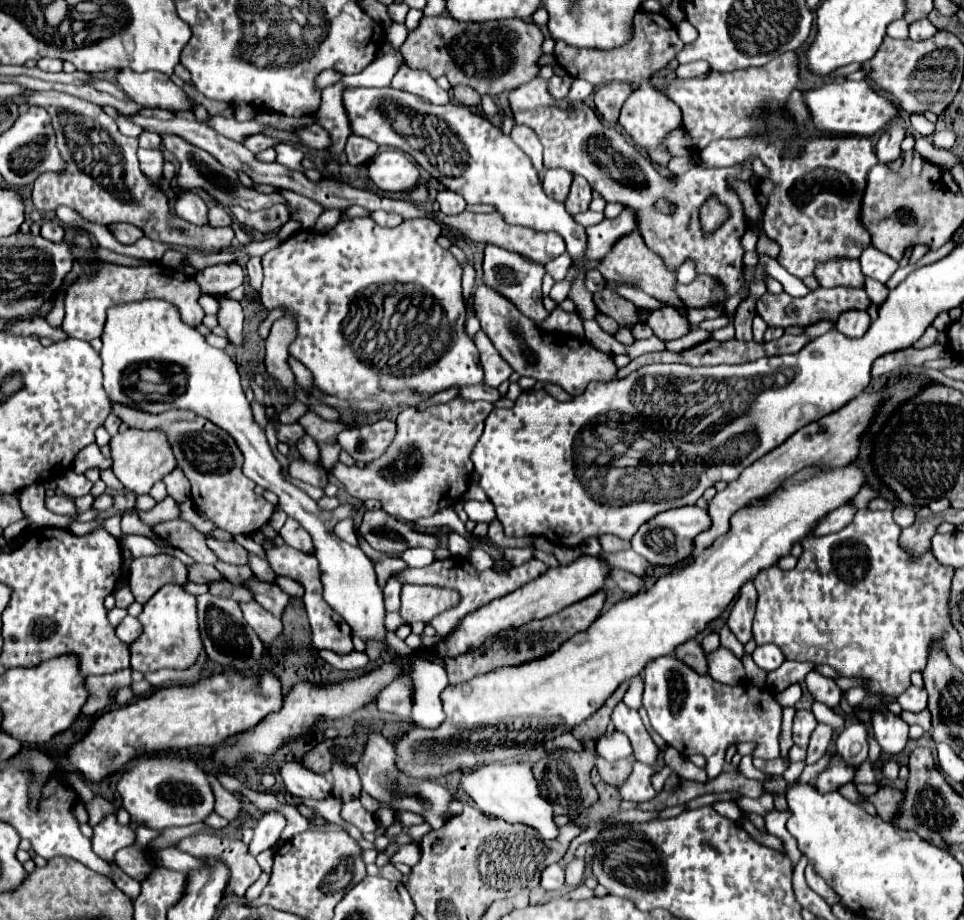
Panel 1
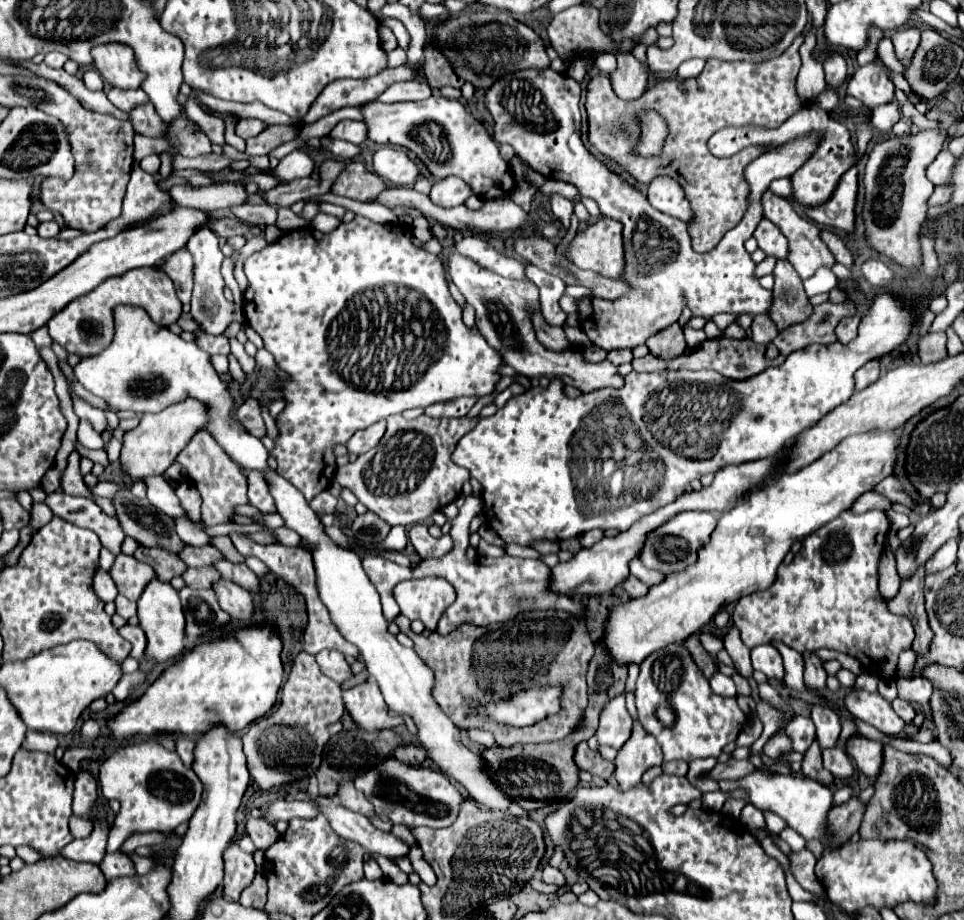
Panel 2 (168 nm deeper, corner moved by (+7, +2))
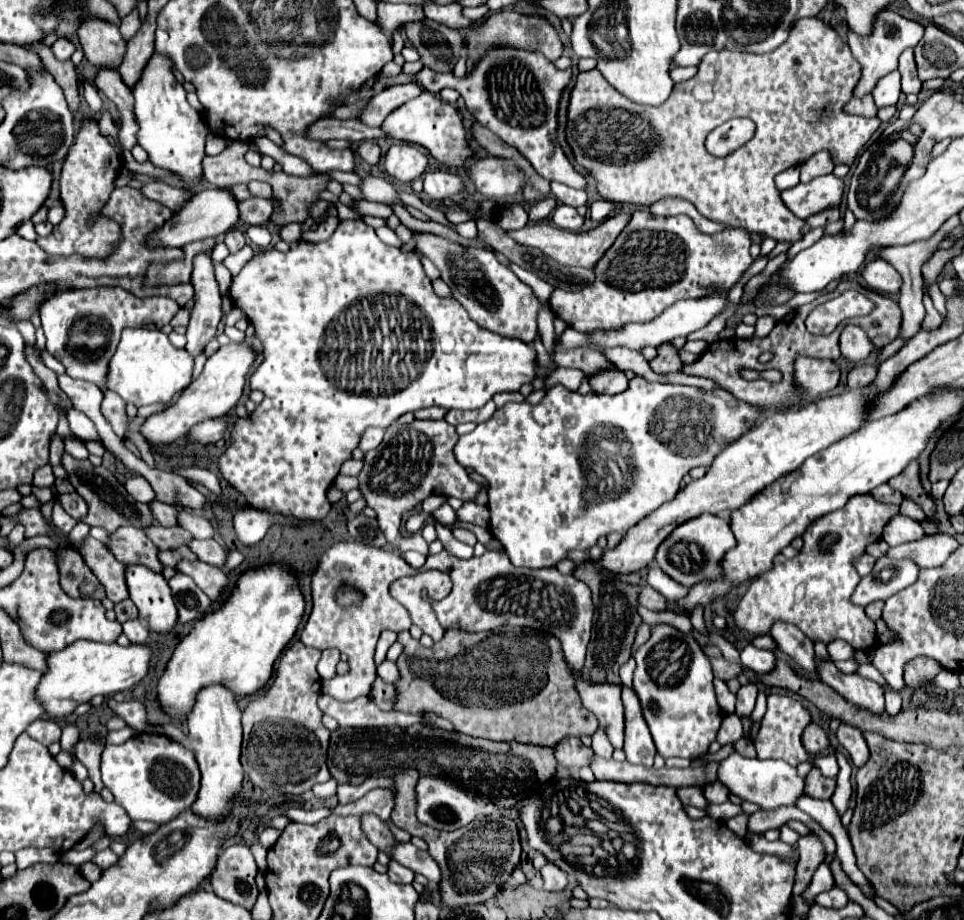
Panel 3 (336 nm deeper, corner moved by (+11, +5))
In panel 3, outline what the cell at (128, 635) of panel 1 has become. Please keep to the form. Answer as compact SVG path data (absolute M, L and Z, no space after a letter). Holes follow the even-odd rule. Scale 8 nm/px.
M128 620L124 622L124 634L130 642L146 642L148 640L148 628L140 620Z

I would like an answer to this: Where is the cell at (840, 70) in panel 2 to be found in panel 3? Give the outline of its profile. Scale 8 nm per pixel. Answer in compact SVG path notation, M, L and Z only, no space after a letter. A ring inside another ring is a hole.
M800 18L792 30L790 30L790 36L788 36L788 42L784 42L782 46L778 46L774 52L768 52L768 54L744 54L744 52L734 52L734 50L722 50L722 52L710 52L704 56L704 60L700 62L698 66L698 74L686 82L680 82L674 86L670 98L660 104L660 106L642 106L642 104L634 104L630 102L628 98L624 98L616 88L612 88L604 78L602 74L594 68L594 70L588 70L588 72L580 72L576 76L576 84L574 88L570 90L570 102L568 102L568 120L566 120L566 142L570 144L572 152L574 152L574 158L576 162L596 180L596 190L600 194L602 200L608 200L608 202L618 202L618 204L634 204L634 206L650 206L652 202L658 202L660 198L666 198L666 196L676 196L676 198L684 198L688 202L692 202L698 212L710 220L716 220L716 222L726 222L730 224L732 228L746 228L746 230L752 230L752 232L764 232L764 236L770 236L778 242L798 242L802 238L800 234L800 228L804 226L804 220L796 218L782 202L780 198L780 192L774 190L774 176L790 166L796 166L800 164L802 160L808 160L812 154L820 152L820 150L828 150L832 152L832 162L834 164L852 164L856 154L862 150L862 146L870 140L870 136L880 128L880 118L874 116L874 118L862 118L862 116L852 116L852 114L846 114L844 112L844 104L850 102L852 98L852 92L856 88L860 80L860 64L852 58L852 52L848 48L846 42L842 42L842 38L838 36L836 28L826 24L824 20L820 18ZM734 116L746 116L750 120L754 120L756 124L756 134L750 142L746 142L744 146L740 146L738 150L734 150L732 154L724 156L724 158L716 158L712 156L705 147L706 136L710 130L714 130L716 126L720 126L722 122L734 118ZM622 144L626 144L626 150L628 148L634 148L634 156L640 154L640 150L644 152L644 158L638 158L634 162L628 160L626 154L620 154L618 148L624 148Z

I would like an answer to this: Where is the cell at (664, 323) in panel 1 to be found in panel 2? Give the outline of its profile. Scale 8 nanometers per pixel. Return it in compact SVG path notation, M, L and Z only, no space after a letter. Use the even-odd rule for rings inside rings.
M680 323L670 325L668 329L662 329L660 333L648 337L646 345L648 345L650 353L660 355L660 357L676 357L676 355L684 353L686 341L684 341L684 333L680 329Z

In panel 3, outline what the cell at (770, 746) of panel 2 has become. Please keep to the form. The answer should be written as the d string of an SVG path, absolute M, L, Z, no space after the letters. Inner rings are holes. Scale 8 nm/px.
M770 694L768 696L768 710L766 710L766 714L760 722L760 730L754 738L758 758L760 760L764 760L764 758L784 760L794 768L802 762L810 762L810 754L802 746L802 732L810 722L812 722L812 716L800 700L794 700L792 696L786 696L786 694Z

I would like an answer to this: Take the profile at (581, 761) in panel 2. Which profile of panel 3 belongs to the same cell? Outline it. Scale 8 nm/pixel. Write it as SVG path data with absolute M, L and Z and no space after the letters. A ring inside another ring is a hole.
M570 736L570 738L562 738L562 742L558 746L554 746L554 754L556 754L556 760L566 766L566 768L582 768L582 766L588 766L590 758L594 756L592 748L586 748L580 738L576 736Z

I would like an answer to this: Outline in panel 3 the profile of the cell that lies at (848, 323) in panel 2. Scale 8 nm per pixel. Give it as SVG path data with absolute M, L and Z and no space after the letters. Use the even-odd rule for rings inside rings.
M850 324L844 328L840 336L840 350L842 350L842 356L850 362L864 362L872 354L874 346L870 338L864 334L864 330Z

